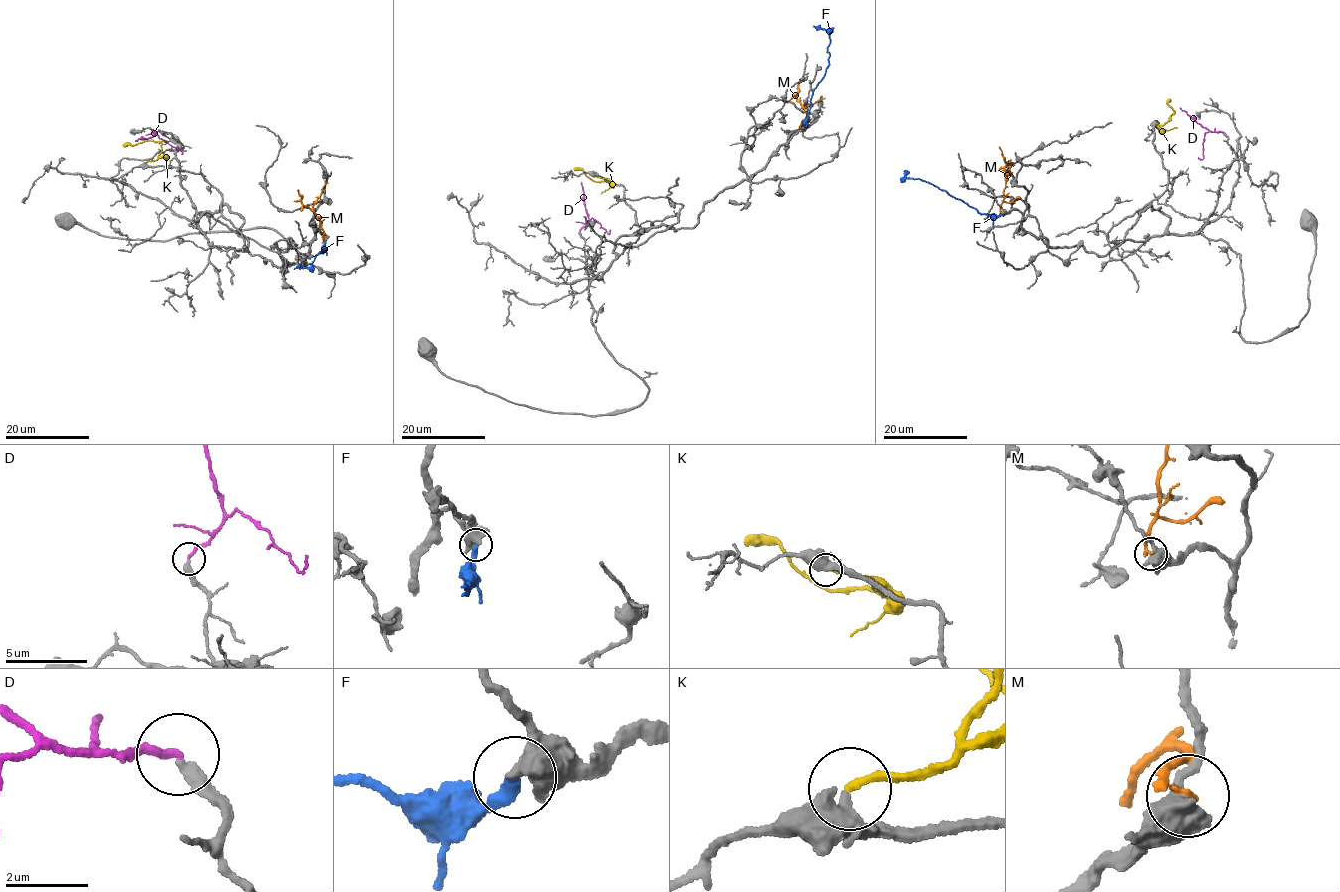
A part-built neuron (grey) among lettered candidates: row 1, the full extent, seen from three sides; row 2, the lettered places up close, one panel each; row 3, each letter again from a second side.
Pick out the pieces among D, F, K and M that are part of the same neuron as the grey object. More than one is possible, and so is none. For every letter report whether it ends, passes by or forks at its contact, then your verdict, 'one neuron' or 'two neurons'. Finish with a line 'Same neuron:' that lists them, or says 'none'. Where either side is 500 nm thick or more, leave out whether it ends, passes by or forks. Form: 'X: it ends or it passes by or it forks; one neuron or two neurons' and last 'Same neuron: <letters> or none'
D: it ends; two neurons
F: one neuron
K: one neuron
M: two neurons
Same neuron: F, K

